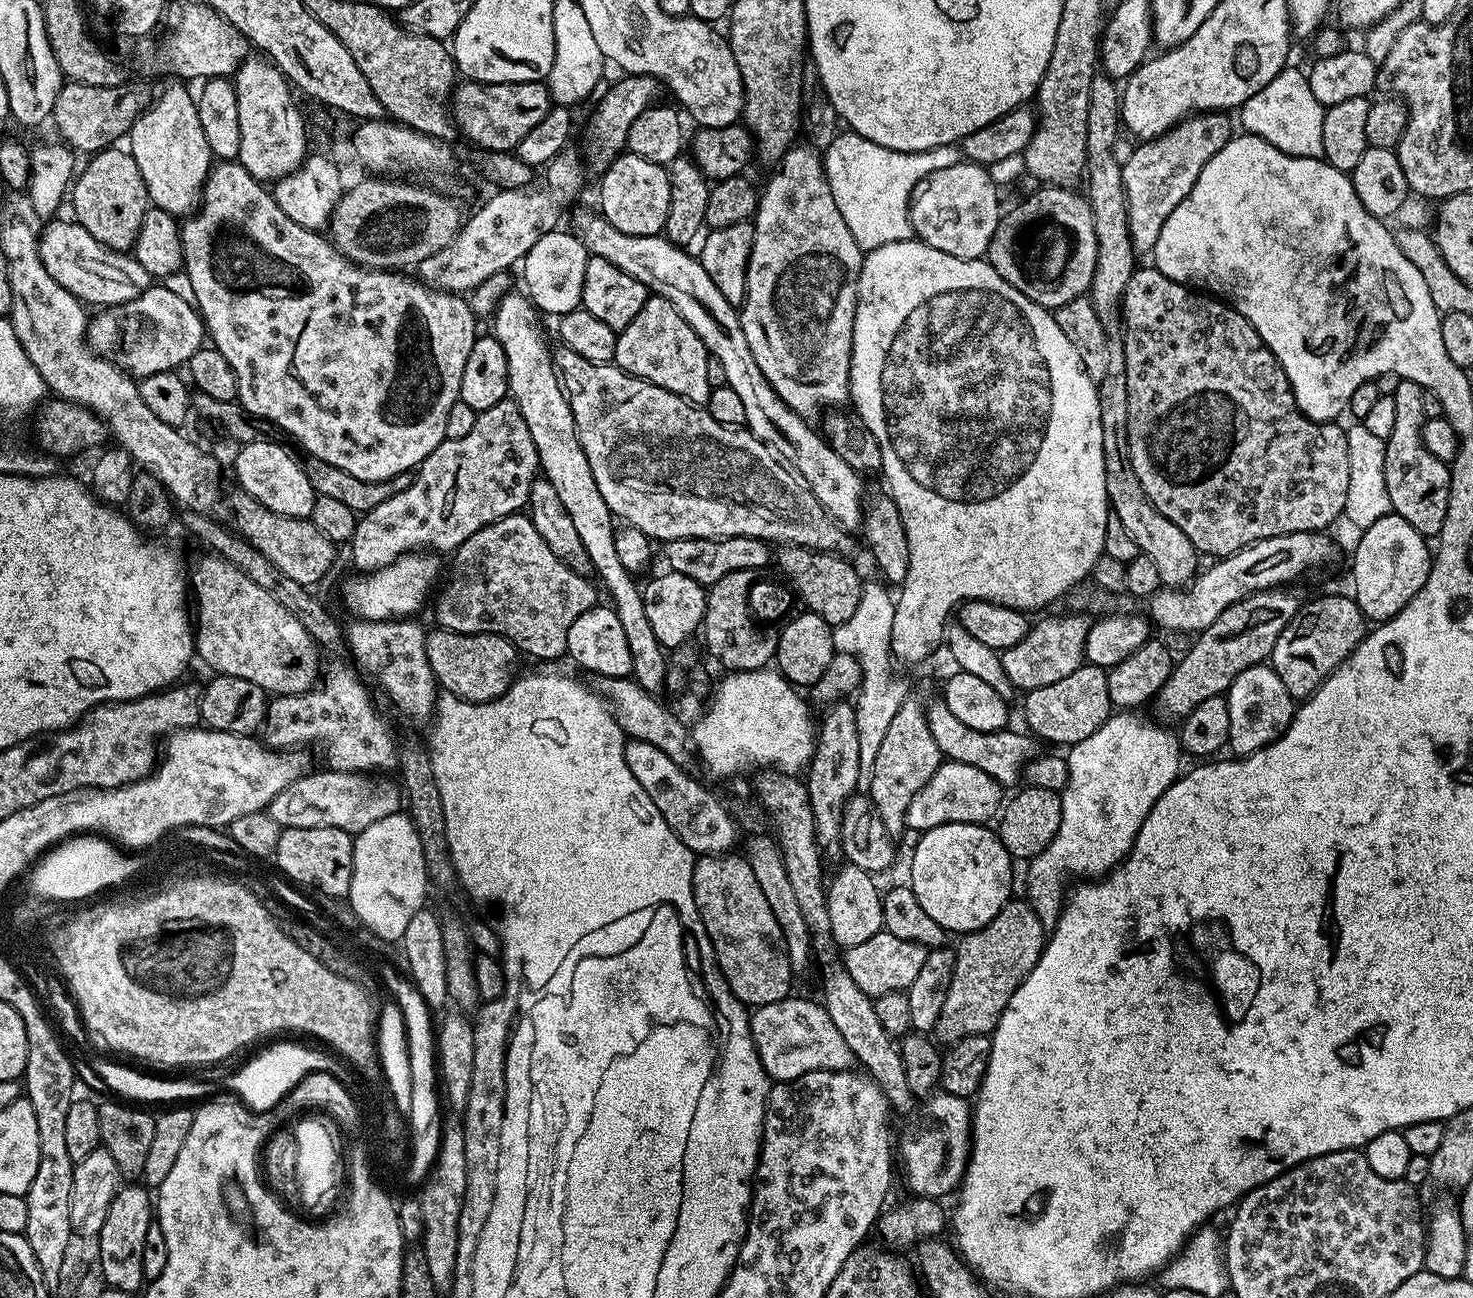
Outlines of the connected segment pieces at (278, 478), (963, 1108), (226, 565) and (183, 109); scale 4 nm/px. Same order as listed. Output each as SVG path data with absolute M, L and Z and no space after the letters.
M250 442L239 449L236 456L236 480L239 491L253 496L259 504L274 510L274 514L286 514L299 520L311 517L316 501L316 491L310 486L310 478L302 474L302 466L294 462L282 446L275 442Z
M936 1090L925 1104L923 1101L916 1133L908 1132L898 1140L898 1164L904 1167L904 1180L913 1197L940 1200L947 1192L959 1189L972 1150L972 1109L965 1097L943 1090Z
M205 554L190 572L190 592L194 597L194 652L213 669L213 673L234 678L246 678L254 686L262 686L273 697L297 696L310 690L321 675L318 645L298 618L278 598L266 594L236 565L220 555Z
M172 82L160 97L153 99L148 107L137 116L132 123L132 130L126 140L130 142L130 151L134 162L138 162L138 170L142 170L142 182L146 182L149 201L155 207L172 213L177 218L184 218L199 205L202 199L204 184L208 181L208 174L214 164L214 157L210 146L206 146L206 133L202 131L202 121L198 119L196 100L187 92L185 85Z

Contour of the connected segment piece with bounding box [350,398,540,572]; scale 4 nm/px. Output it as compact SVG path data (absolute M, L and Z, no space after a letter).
M511 398L502 399L494 406L490 406L490 410L476 414L476 421L474 422L474 427L470 430L470 434L465 434L463 438L454 438L453 440L445 439L439 444L438 447L421 462L420 467L415 469L410 486L406 486L406 490L402 490L402 494L394 494L394 498L386 498L386 502L378 502L378 506L374 506L374 510L363 513L363 515L357 519L356 529L350 541L352 560L360 567L357 569L363 570L364 572L372 572L376 568L381 568L390 562L394 562L399 556L405 556L410 550L431 550L436 554L441 554L440 552L451 554L455 552L458 545L462 542L466 542L466 538L470 538L470 534L482 530L482 526L490 526L502 518L519 513L521 509L527 505L528 495L531 493L531 484L539 472L540 459L538 458L538 450L534 450L534 438L530 438L530 429L526 426L526 418L522 418L518 406Z

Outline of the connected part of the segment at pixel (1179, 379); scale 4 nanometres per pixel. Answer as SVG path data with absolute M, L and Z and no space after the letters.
M1155 266L1137 267L1136 273L1124 291L1122 305L1122 331L1124 334L1124 361L1126 362L1126 390L1130 400L1128 419L1128 449L1134 474L1146 490L1146 498L1163 516L1170 518L1186 538L1208 558L1223 558L1243 548L1249 548L1259 540L1285 536L1295 532L1318 532L1328 530L1337 519L1343 517L1346 506L1346 490L1350 490L1350 454L1346 450L1346 431L1336 422L1312 420L1300 412L1292 393L1290 382L1282 366L1269 348L1258 338L1258 330L1250 326L1248 319L1237 308L1220 298L1208 294L1197 294L1189 285L1179 284Z

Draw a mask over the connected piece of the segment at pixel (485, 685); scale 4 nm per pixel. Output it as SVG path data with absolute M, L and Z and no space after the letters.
M433 627L426 635L426 658L443 691L454 694L471 704L498 698L512 684L516 672L518 649L504 636L479 632L477 636L455 632L449 628Z

